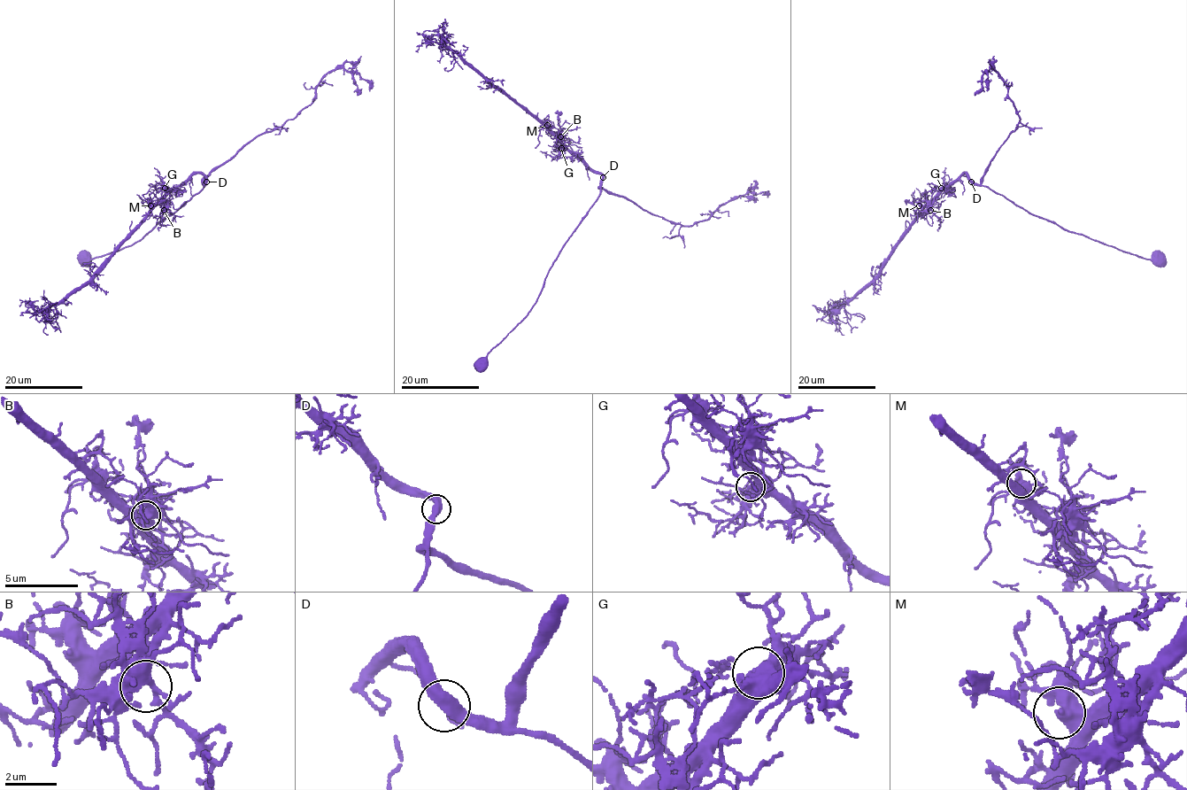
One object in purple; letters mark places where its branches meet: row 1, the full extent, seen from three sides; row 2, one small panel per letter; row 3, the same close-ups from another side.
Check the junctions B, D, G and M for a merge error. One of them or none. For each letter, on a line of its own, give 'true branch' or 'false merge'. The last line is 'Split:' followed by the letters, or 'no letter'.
B: true branch
D: true branch
G: true branch
M: true branch
Split: no letter

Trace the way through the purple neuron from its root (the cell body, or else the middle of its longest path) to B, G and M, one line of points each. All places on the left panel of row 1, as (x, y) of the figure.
B: (84, 259), (98, 258), (135, 243), (196, 194), (206, 178), (200, 174), (192, 174), (168, 192), (164, 210)
G: (84, 259), (98, 258), (135, 243), (196, 194), (206, 178), (200, 174), (192, 174), (177, 186), (165, 188)
M: (84, 259), (98, 258), (135, 243), (196, 194), (206, 178), (200, 174), (192, 174), (150, 205)

